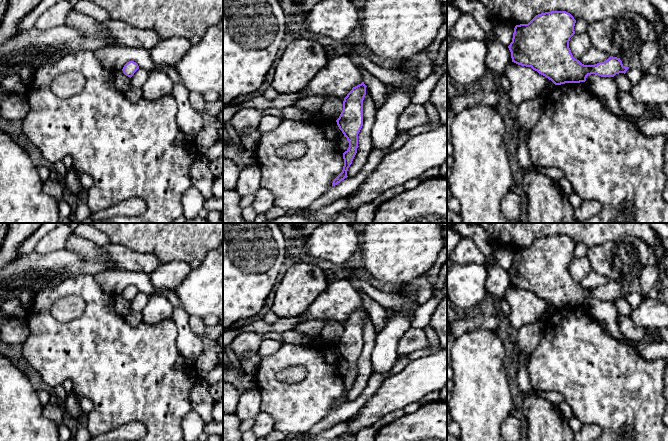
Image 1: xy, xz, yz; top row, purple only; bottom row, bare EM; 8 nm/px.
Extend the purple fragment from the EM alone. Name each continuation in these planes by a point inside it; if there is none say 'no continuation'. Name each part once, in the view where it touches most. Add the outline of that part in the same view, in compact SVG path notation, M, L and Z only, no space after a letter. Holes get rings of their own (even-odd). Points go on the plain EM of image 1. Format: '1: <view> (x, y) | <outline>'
no continuation

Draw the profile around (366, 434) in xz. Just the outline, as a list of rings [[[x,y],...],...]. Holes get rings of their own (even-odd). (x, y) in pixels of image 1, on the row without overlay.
[[[373,427],[363,428],[355,435],[355,441],[374,441],[376,433]]]

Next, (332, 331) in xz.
[[[324,319],[324,327],[320,332],[320,337],[322,340],[337,344],[343,334],[343,326],[338,322],[330,319]]]

